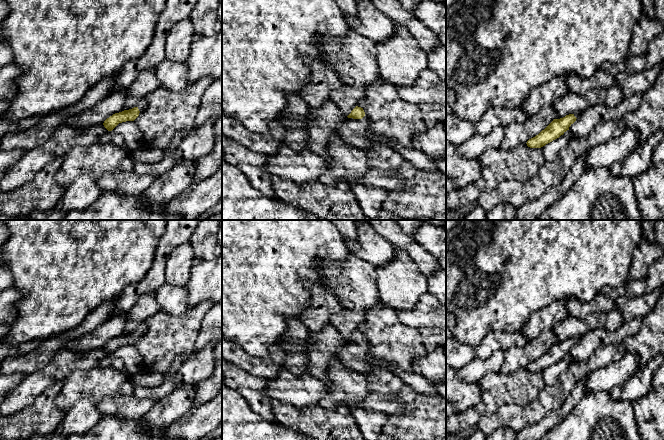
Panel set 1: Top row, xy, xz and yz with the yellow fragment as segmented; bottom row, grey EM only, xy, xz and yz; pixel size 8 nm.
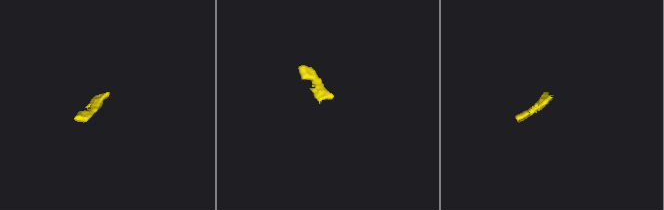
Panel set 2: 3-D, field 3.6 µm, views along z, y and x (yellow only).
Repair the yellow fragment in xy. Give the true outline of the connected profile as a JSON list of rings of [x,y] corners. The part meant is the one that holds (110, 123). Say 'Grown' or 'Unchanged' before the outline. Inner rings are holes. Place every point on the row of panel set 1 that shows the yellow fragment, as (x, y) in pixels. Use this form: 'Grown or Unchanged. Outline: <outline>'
Unchanged. Outline: [[[134,107],[129,110],[124,110],[119,113],[115,113],[109,118],[107,118],[103,125],[108,131],[112,131],[119,123],[126,121],[134,121],[139,116],[138,107]]]

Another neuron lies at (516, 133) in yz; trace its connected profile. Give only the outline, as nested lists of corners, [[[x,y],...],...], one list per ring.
[[[545,105],[533,116],[522,122],[512,122],[505,127],[505,135],[500,149],[510,150],[527,141],[544,130],[555,119],[554,105]]]

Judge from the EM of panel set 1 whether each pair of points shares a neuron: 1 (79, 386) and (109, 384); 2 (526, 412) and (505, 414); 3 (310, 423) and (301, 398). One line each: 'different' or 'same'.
1: same
2: same
3: different

